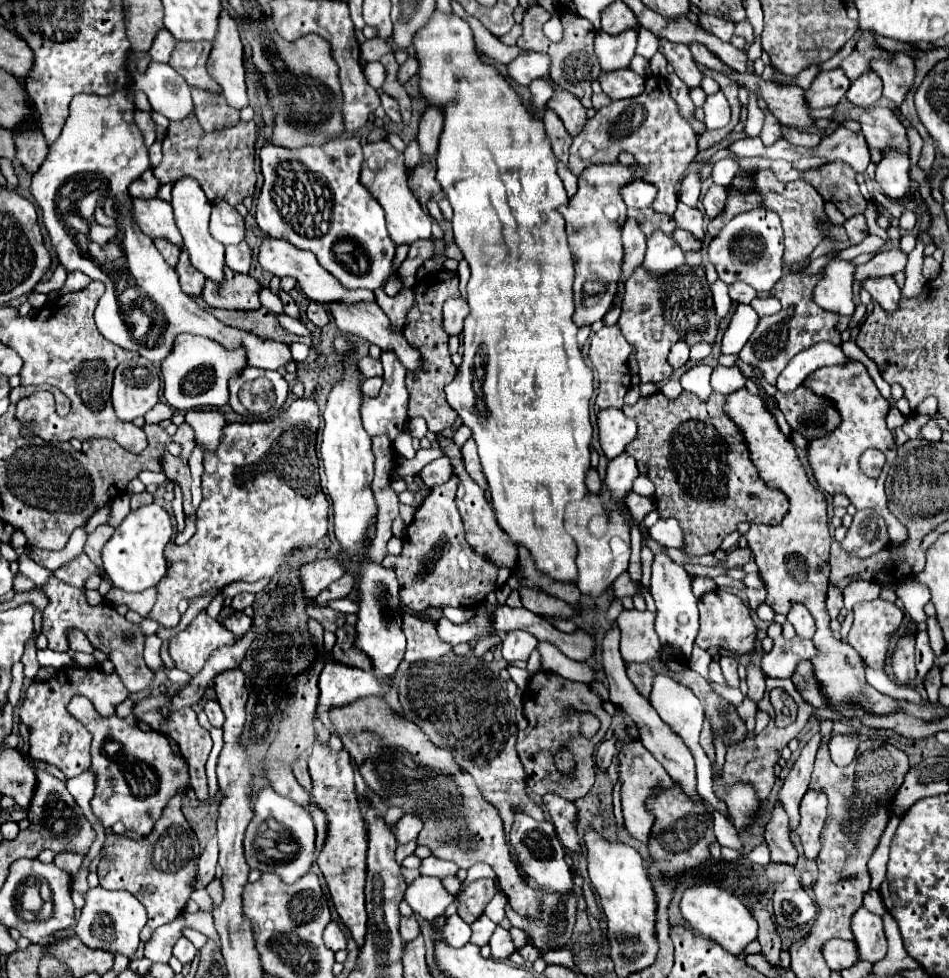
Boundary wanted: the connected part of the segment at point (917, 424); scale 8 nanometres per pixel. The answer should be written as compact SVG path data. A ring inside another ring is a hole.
M910 417L910 419L902 425L902 431L904 431L910 439L918 439L922 427L924 427L924 417Z

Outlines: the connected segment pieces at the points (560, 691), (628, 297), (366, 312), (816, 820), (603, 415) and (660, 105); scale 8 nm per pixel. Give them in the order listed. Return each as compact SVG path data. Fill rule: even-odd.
M538 671L530 677L530 683L524 691L524 715L528 719L528 727L518 733L516 751L518 751L518 757L526 771L528 789L534 795L556 793L570 801L584 797L594 785L594 773L596 773L594 771L594 751L604 741L606 731L612 721L612 717L600 707L600 699L590 693L586 683L574 683L574 681L568 681L550 671ZM582 713L598 715L598 719L602 723L600 731L590 739L582 737L582 733L580 733ZM562 745L566 745L568 749L574 751L574 759L576 759L576 777L574 779L564 779L554 765L554 753Z
M684 265L684 269L680 269L678 273L670 273L670 277L650 277L650 273L646 273L646 269L638 267L634 271L634 277L630 277L630 281L626 281L626 291L624 291L624 299L622 299L622 315L618 319L618 325L622 329L622 335L628 339L628 343L636 347L640 381L642 383L648 383L648 381L660 383L669 378L673 369L668 364L668 353L676 343L676 339L684 339L684 341L692 341L692 343L698 343L698 341L714 343L714 339L716 339L718 319L714 313L712 293L706 283L704 269L702 267L692 269L692 267Z
M334 301L334 303L328 303L328 309L330 309L330 315L334 317L334 321L336 321L336 325L338 325L340 331L344 331L344 333L348 333L348 335L362 337L362 339L366 339L368 343L378 345L380 349L392 349L392 351L398 355L400 363L402 363L408 371L414 371L414 369L420 367L420 353L418 353L414 347L410 347L410 345L406 343L406 339L402 337L402 333L398 333L398 331L390 325L386 313L378 307L378 303L358 301L358 303L346 305L346 303Z
M808 789L800 803L800 823L794 829L794 835L800 839L804 855L808 859L816 859L822 847L822 827L826 821L828 799L822 791Z
M604 409L598 413L598 439L608 459L624 453L626 445L636 439L636 423L618 409Z
M648 77L646 91L642 95L612 101L608 107L598 109L574 137L568 169L574 175L580 175L590 165L618 163L620 153L630 153L644 171L642 181L648 181L658 189L652 209L664 215L674 215L680 181L698 155L698 133L692 129L690 121L680 115L676 101L670 97L668 83L662 77Z

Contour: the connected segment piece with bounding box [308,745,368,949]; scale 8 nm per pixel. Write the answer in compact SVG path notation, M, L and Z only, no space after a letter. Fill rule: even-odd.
M314 745L312 755L308 757L310 777L312 777L312 797L316 805L324 811L328 821L326 841L318 853L318 867L326 879L328 893L332 897L334 909L340 917L340 923L350 931L358 949L366 941L366 909L364 909L364 879L366 879L366 849L368 849L368 829L362 817L356 785L354 785L354 769L350 763L350 755L342 751L332 751L330 747L322 749L322 745Z

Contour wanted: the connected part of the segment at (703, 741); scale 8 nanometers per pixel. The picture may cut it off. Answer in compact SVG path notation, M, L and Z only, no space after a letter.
M705 720L700 734L700 745L702 749L706 751L706 755L710 757L710 761L714 761L714 747L712 747L712 740L711 725Z

